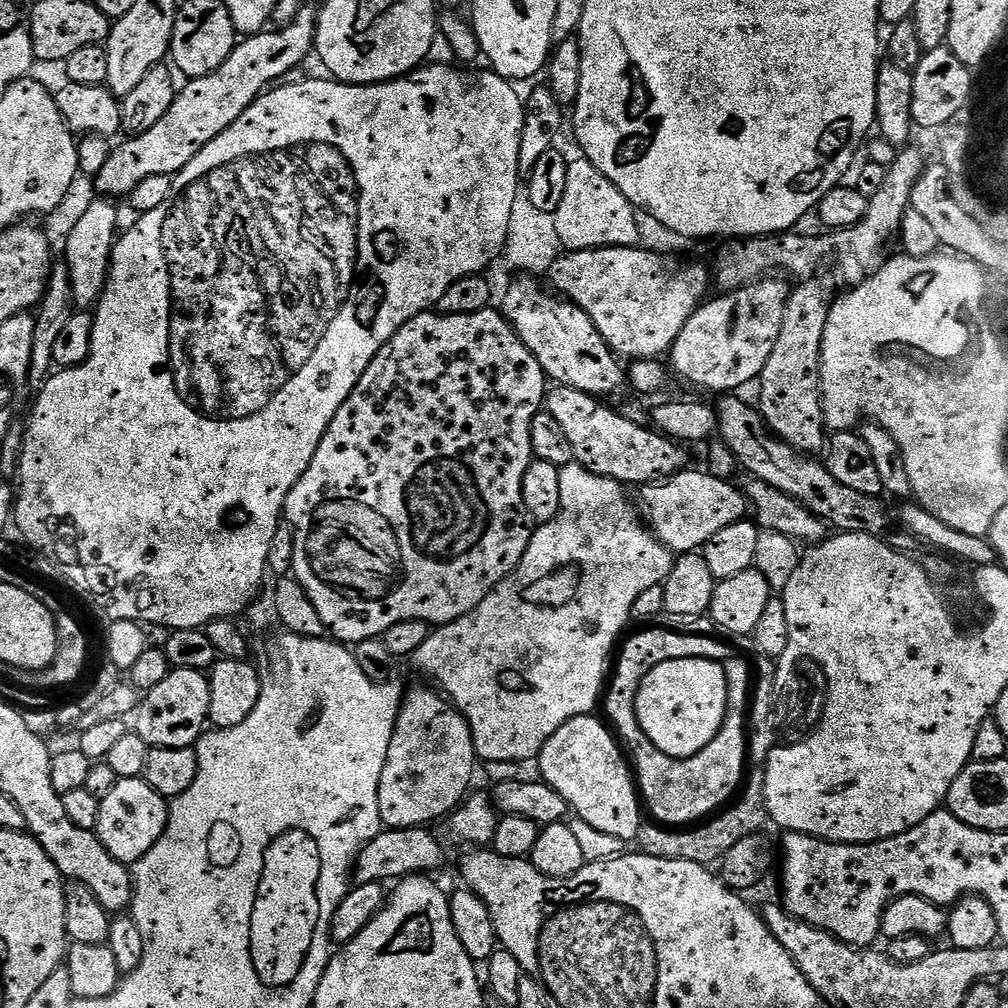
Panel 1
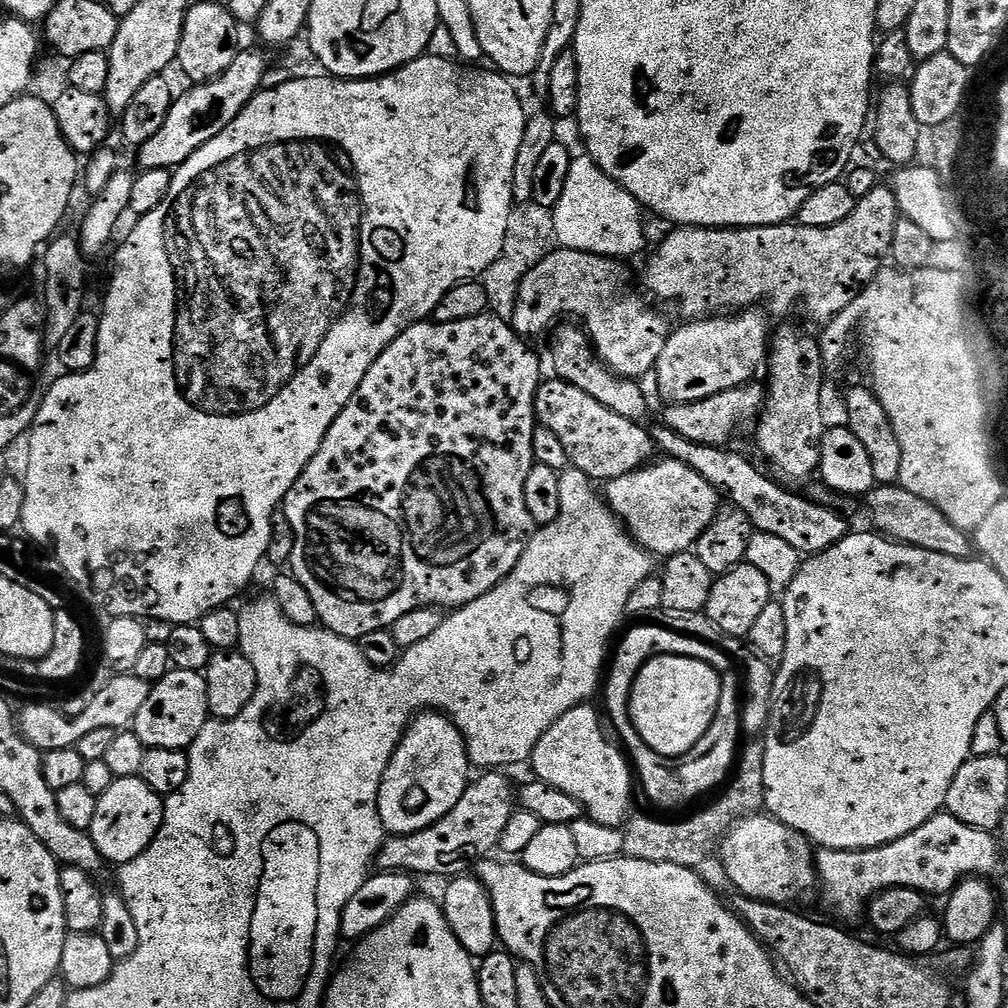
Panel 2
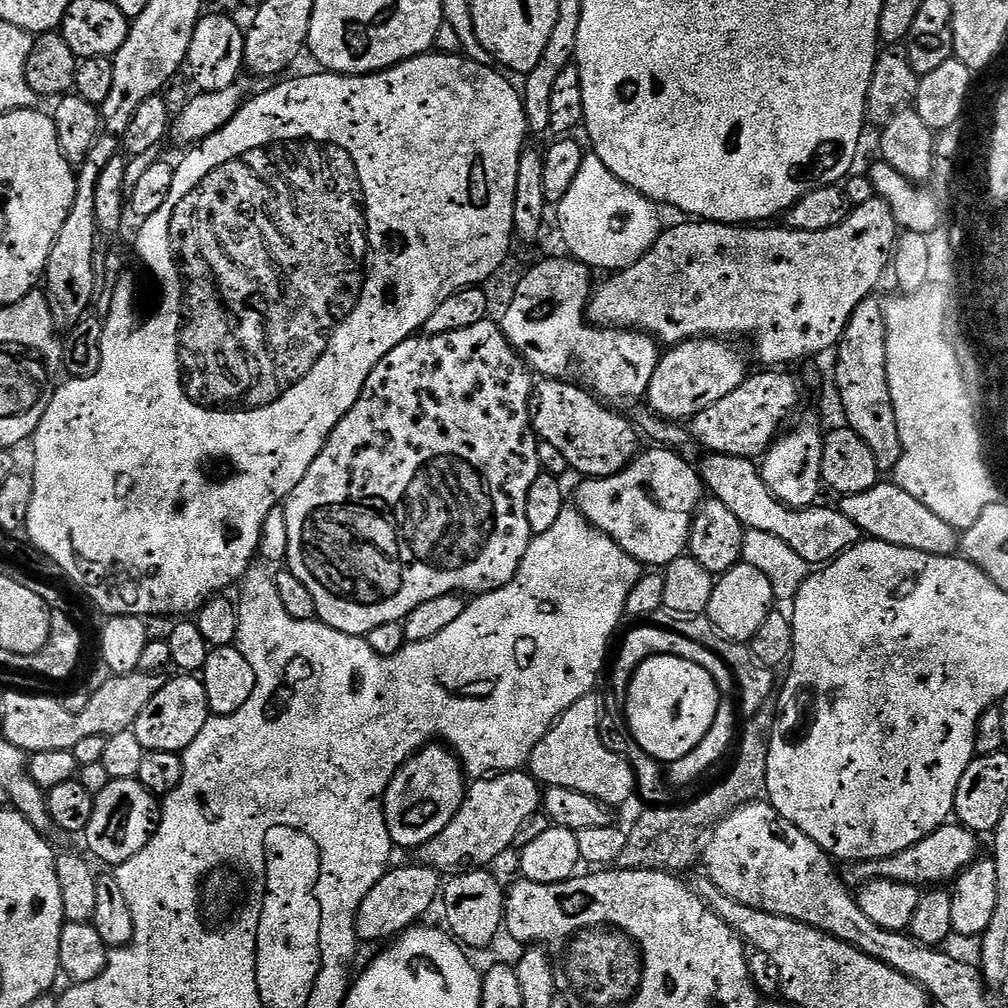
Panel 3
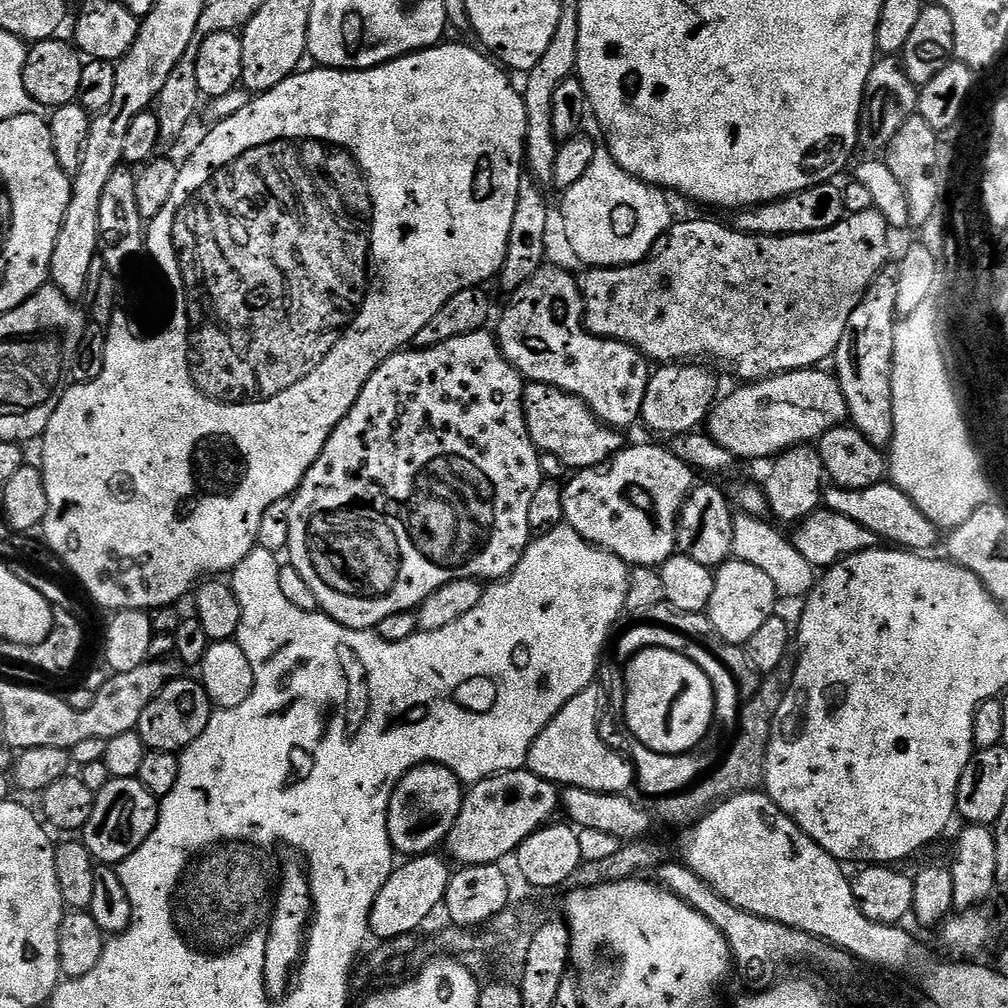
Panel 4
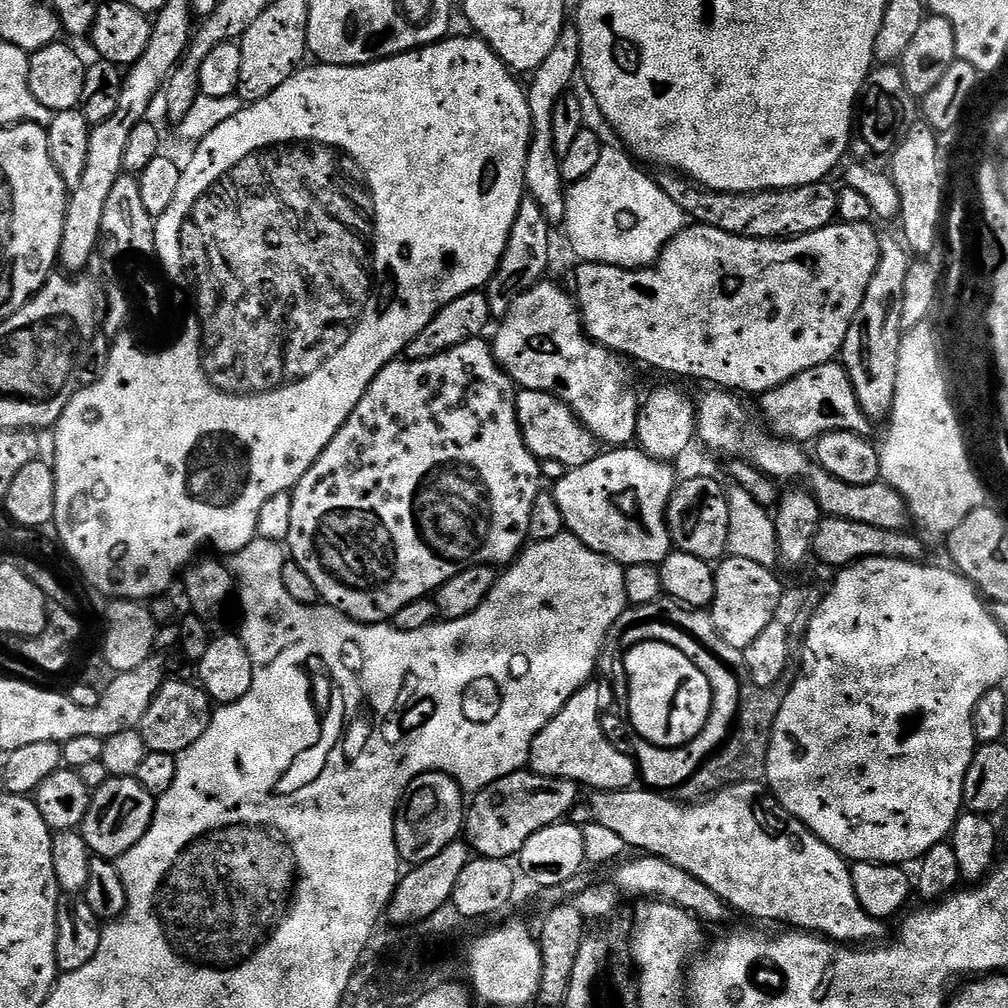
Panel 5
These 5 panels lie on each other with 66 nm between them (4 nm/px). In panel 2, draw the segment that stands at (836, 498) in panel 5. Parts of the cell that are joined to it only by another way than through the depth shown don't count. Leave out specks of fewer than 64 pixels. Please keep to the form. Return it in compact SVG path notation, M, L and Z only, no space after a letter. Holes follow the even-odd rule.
M900 485L877 486L866 497L868 512L872 515L871 527L899 543L914 545L916 548L932 550L956 558L971 559L974 542L969 533L954 526L952 522L932 503L926 502L916 494Z

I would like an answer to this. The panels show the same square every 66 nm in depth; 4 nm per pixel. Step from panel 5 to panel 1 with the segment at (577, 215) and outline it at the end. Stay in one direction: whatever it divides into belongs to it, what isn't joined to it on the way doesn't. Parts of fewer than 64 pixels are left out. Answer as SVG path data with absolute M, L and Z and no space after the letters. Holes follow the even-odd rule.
M583 158L569 159L566 191L562 193L562 203L554 215L561 245L573 252L614 246L630 248L641 243L637 209L632 207L626 194L622 194L606 174L602 174L602 170Z

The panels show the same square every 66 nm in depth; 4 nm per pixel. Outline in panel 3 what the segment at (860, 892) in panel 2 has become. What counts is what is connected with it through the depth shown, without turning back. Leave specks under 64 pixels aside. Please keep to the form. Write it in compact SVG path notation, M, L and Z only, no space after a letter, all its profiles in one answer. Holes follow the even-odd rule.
M949 822L934 830L922 842L914 842L906 850L894 854L890 858L881 860L861 860L853 863L846 880L849 885L863 886L870 880L897 880L903 884L914 884L917 886L940 886L943 880L947 882L955 881L956 877L977 859L976 852L977 833L969 832L963 824L959 822Z

